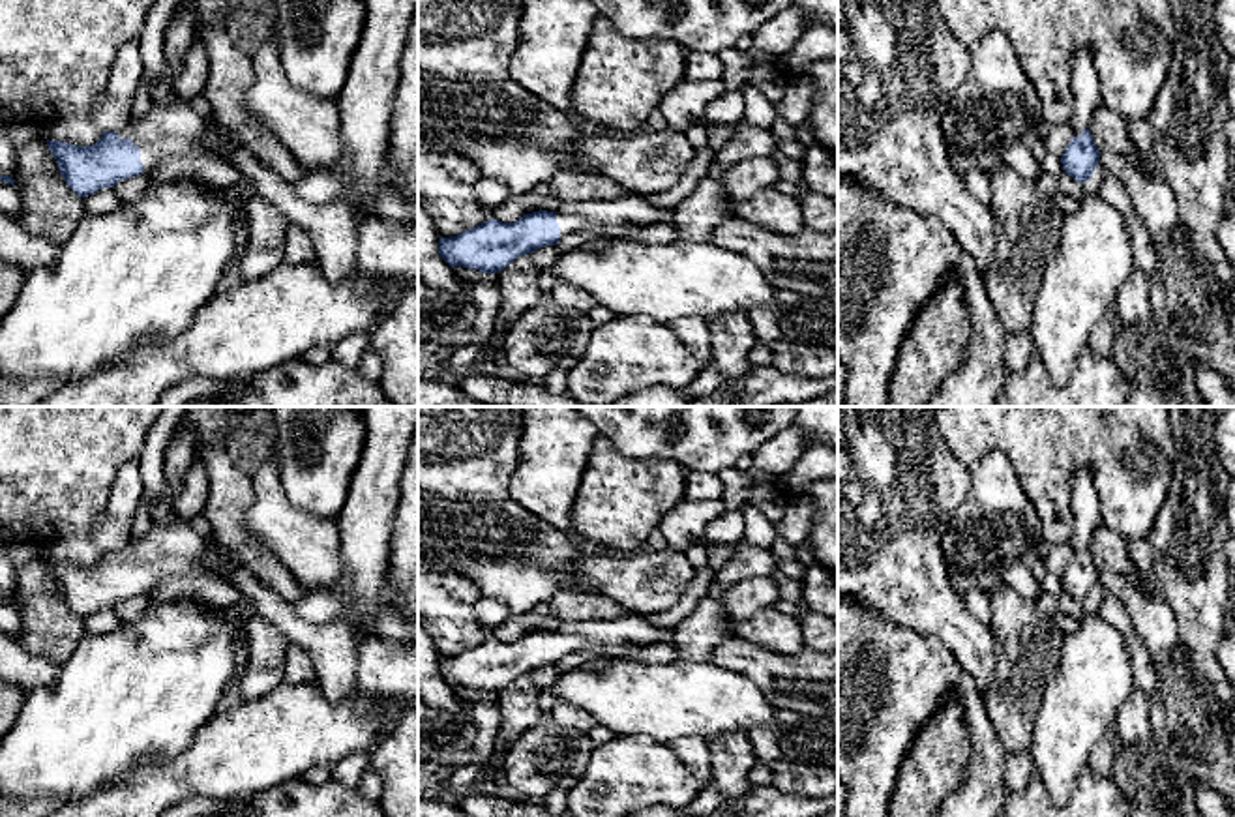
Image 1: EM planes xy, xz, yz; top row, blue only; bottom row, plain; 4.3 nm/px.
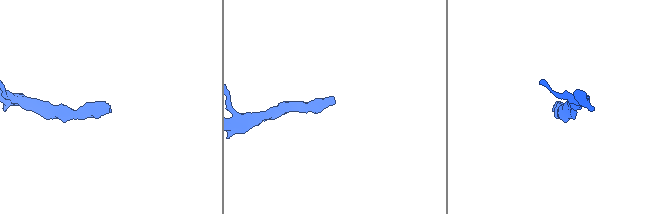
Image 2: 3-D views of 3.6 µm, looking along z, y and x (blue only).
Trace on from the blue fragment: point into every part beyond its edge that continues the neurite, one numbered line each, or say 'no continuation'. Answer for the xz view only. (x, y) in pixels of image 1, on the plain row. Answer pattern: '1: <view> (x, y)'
1: xz (630, 628)

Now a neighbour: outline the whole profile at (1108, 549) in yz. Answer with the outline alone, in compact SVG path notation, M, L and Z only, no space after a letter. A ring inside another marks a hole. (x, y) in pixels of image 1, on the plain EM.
M1104 523L1093 532L1091 555L1100 572L1115 572L1128 581L1130 573L1138 573L1143 588L1147 588L1154 598L1160 598L1160 585L1154 573L1141 573L1126 551L1126 540L1113 532Z

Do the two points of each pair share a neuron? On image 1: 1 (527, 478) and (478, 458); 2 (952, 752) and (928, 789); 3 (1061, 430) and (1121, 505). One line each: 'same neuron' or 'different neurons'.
1: different neurons
2: same neuron
3: same neuron

